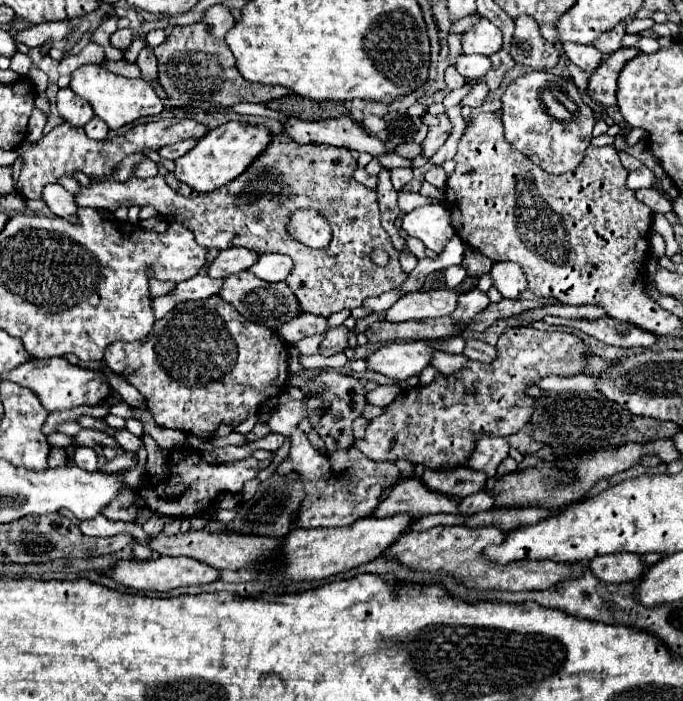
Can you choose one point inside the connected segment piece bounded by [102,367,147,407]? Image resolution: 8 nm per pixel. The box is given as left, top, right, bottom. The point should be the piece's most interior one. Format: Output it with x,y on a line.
129,393

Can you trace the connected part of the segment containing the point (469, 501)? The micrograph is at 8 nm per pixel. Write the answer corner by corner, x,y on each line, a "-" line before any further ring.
481,489
481,491
477,491
477,493
473,493
473,495
465,497
465,499
461,499
459,513
461,515
473,515
473,513
479,513
479,511
487,511
487,509
493,507
493,503
495,503
493,493
487,491
487,489

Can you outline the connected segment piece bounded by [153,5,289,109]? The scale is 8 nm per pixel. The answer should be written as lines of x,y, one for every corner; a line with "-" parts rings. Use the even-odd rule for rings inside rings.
211,5
197,23
173,27
167,39
153,49
159,65
159,83
167,93
165,109
195,107
199,99
221,107
231,107
235,103
267,103
289,93
281,85
257,85
239,75
233,53
223,39
233,23
235,19
225,5

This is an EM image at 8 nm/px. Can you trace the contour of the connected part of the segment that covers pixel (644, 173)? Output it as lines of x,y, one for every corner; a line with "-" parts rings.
645,165
639,167
639,169
635,169
635,171
631,171
629,177
627,177
627,187
631,191
643,189
643,187
655,187
655,183
657,183
657,179
655,179
653,171
647,169

